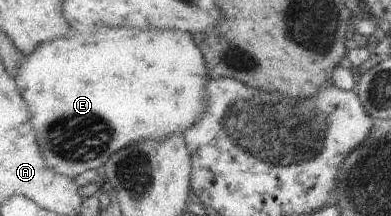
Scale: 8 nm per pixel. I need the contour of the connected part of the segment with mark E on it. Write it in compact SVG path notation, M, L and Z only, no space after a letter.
M105 27L93 34L83 34L75 31L74 34L68 35L66 38L44 42L34 50L34 53L25 56L25 60L19 67L19 76L16 81L19 83L24 99L31 109L31 120L39 137L37 142L49 166L55 172L74 178L82 175L88 169L98 169L98 167L104 166L112 157L112 154L125 147L134 146L144 140L163 140L173 135L180 136L185 131L190 130L191 127L194 127L203 118L208 107L207 83L210 75L207 69L204 55L202 55L200 49L196 49L196 43L194 43L190 33L184 33L184 31L180 30L139 30L123 27Z

